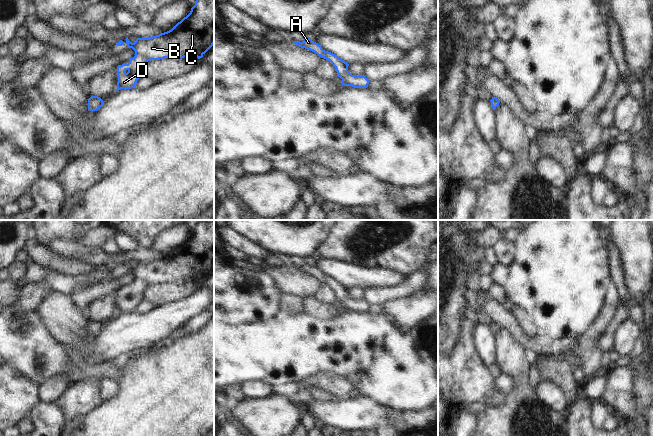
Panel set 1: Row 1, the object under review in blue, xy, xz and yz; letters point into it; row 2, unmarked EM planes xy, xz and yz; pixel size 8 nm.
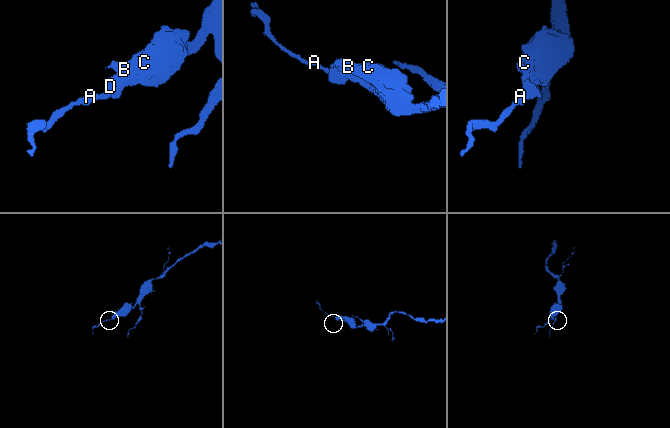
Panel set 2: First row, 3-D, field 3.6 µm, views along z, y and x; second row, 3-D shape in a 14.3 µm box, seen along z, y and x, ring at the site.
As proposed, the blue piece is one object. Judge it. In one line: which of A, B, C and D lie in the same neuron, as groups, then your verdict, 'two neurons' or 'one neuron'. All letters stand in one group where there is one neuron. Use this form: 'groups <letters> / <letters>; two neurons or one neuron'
groups A B C D; one neuron

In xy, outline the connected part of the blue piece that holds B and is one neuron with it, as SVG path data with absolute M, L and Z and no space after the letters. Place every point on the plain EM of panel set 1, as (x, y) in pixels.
M197 222L190 237L171 254L149 262L137 262L134 267L126 262L127 272L135 275L129 287L117 290L117 314L135 312L137 304L144 299L144 288L150 284L164 282L182 283L188 279L202 282L214 269L214 222Z

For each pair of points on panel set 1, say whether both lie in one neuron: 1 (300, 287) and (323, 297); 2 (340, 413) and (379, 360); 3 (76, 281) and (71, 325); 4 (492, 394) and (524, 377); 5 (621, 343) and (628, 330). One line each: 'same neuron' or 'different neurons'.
1: different neurons
2: different neurons
3: different neurons
4: different neurons
5: same neuron

